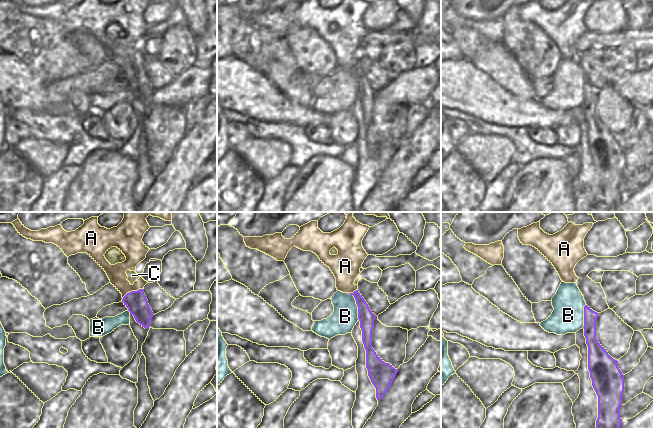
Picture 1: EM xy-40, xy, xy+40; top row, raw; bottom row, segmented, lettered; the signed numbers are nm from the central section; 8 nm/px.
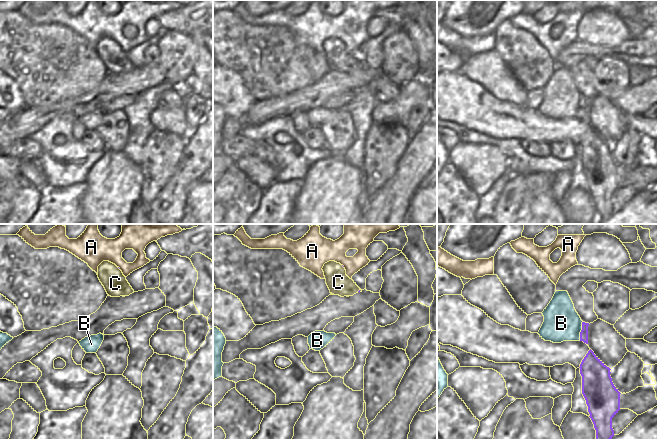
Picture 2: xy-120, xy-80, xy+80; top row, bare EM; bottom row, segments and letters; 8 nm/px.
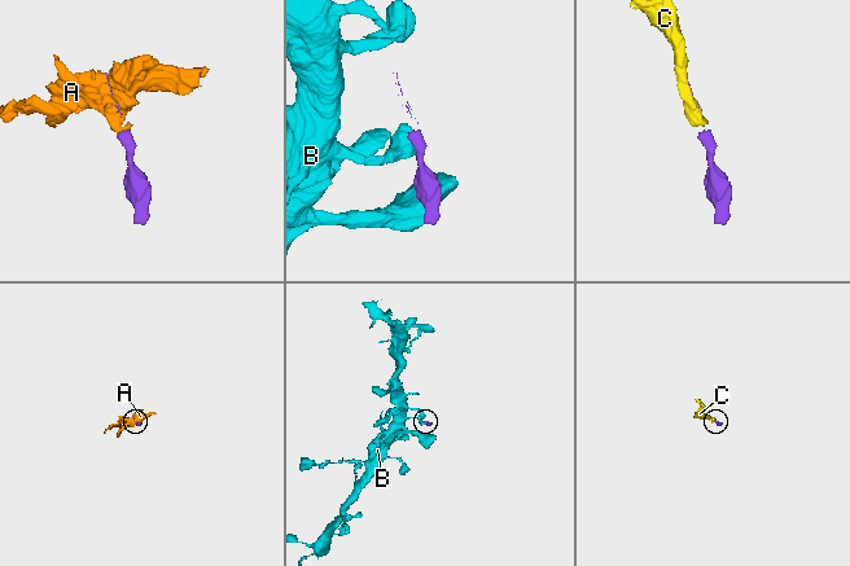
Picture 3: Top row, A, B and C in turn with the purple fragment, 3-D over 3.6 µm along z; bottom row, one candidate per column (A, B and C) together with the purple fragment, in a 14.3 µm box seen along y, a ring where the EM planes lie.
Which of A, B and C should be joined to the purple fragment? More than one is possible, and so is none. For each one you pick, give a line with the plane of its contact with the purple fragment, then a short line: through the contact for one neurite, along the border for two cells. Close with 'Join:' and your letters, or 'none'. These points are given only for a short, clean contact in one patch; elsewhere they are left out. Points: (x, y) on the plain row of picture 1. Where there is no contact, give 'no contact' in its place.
C: no contact
Join: C

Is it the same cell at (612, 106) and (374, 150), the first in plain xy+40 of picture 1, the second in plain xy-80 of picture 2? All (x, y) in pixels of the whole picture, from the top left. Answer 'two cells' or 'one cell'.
one cell

